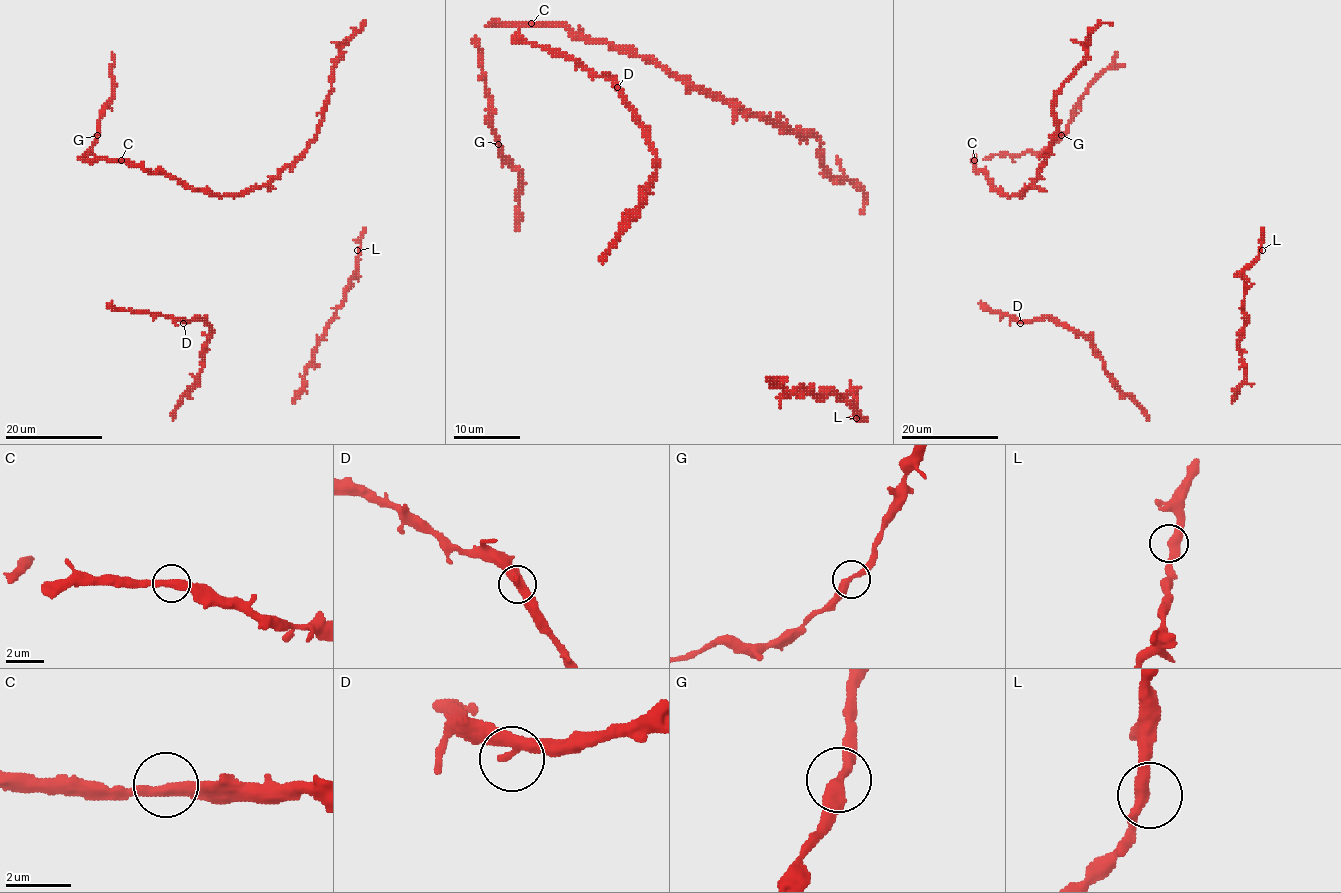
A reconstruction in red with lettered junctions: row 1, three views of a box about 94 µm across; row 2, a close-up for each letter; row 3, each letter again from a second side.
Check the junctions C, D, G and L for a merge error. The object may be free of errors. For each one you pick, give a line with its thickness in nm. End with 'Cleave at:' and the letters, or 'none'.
Cleave at: none

